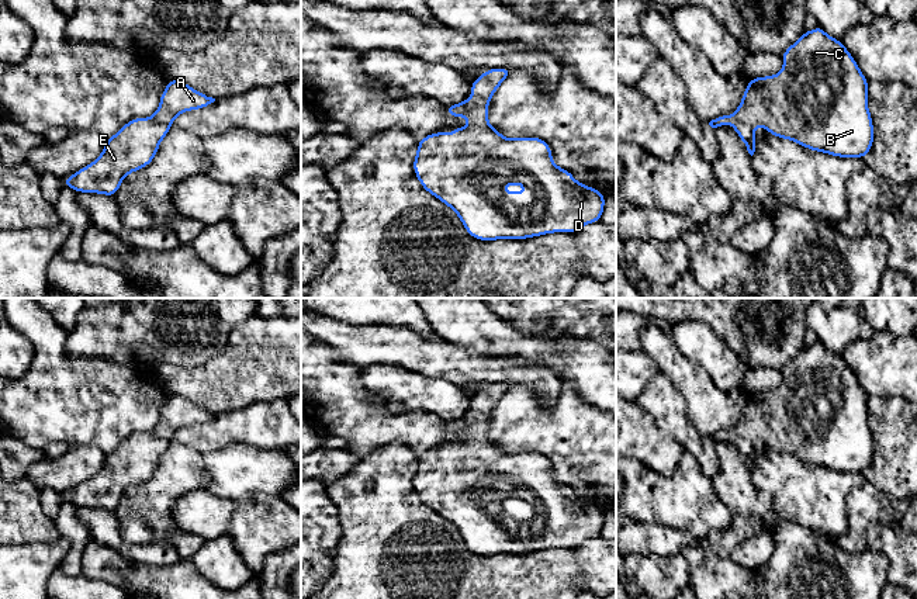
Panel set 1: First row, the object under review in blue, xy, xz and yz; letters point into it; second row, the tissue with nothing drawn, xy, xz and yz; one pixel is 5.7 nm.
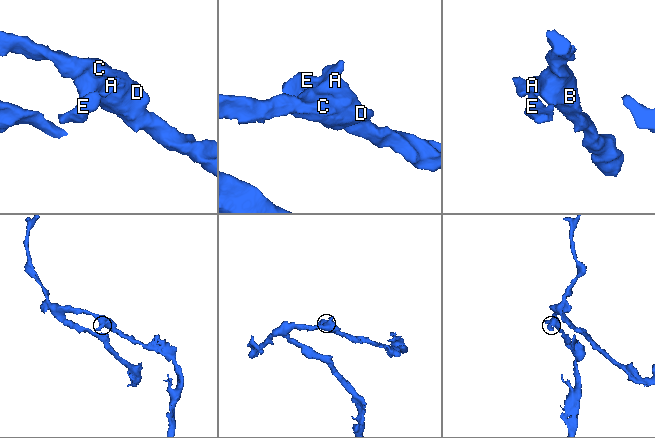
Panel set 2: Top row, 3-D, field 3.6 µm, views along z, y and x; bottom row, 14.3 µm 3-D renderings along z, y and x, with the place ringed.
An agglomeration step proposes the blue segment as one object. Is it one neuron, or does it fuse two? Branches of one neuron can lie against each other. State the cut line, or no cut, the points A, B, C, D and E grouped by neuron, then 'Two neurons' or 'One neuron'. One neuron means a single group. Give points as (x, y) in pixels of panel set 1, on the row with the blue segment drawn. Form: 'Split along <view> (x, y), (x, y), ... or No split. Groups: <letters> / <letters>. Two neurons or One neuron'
No split. Groups: A B C D E. One neuron

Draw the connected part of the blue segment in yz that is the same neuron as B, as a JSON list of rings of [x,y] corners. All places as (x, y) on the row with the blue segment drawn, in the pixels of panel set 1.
[[[819,25],[803,32],[783,53],[783,69],[776,76],[748,80],[741,104],[733,115],[719,115],[709,122],[712,128],[731,124],[745,143],[748,153],[755,152],[755,125],[769,134],[792,139],[803,148],[837,157],[861,157],[873,143],[873,125],[866,104],[868,79],[842,41],[834,39]]]

